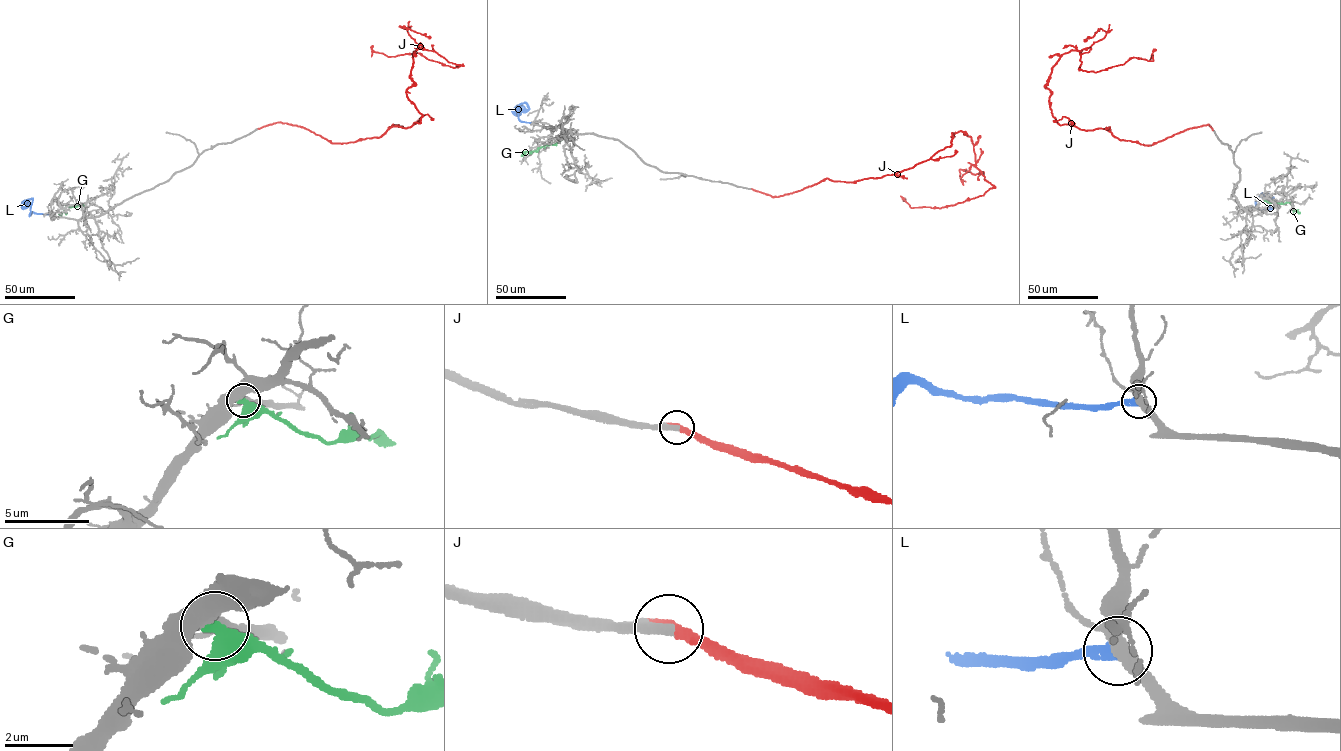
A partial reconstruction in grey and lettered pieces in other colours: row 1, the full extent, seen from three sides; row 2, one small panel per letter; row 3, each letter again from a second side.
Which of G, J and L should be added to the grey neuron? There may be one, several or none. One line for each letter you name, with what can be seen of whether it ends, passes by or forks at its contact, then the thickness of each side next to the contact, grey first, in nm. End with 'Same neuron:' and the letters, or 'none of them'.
J: it ends there; 340 nm thick on the grey side, 360 nm on the other
Same neuron: J

